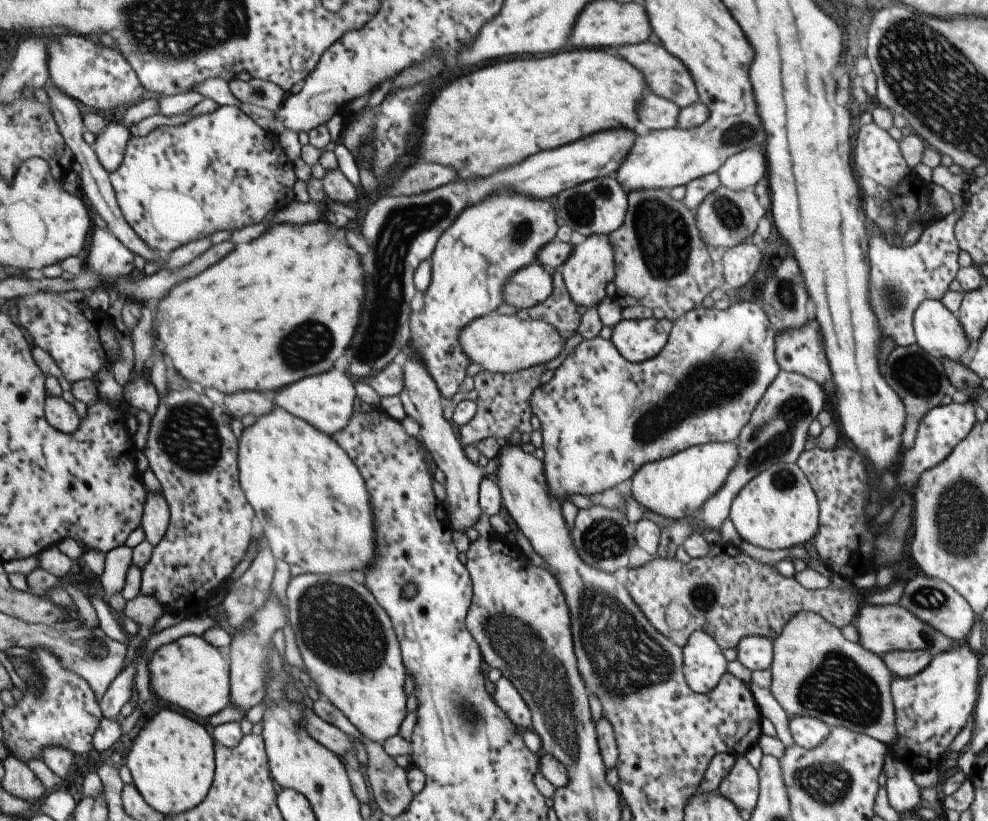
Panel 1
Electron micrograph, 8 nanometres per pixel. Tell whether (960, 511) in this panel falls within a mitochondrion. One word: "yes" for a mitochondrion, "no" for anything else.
yes

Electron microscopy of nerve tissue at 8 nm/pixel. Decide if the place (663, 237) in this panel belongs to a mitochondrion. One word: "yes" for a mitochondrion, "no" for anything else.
yes

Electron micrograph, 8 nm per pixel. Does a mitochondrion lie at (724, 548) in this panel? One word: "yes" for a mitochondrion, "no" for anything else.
no

